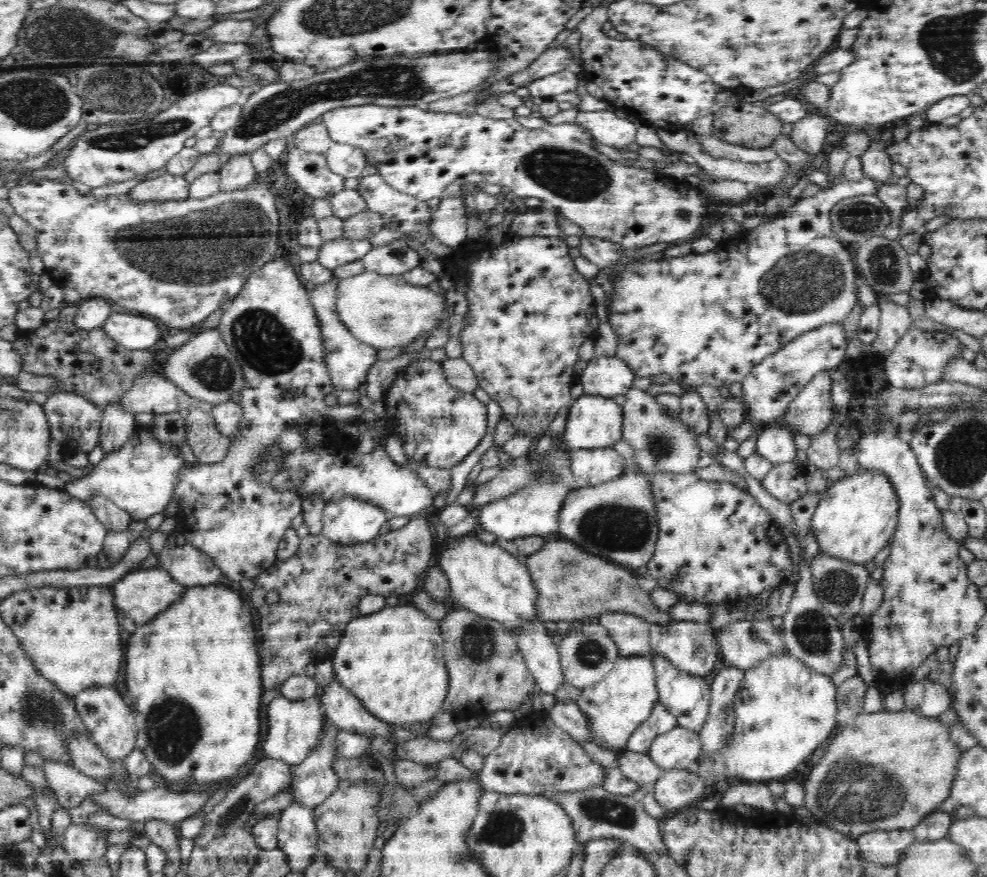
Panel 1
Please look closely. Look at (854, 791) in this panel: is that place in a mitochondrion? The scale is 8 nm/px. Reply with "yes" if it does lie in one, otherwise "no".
yes

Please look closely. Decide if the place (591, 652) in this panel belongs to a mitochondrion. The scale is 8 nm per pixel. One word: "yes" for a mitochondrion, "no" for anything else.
yes

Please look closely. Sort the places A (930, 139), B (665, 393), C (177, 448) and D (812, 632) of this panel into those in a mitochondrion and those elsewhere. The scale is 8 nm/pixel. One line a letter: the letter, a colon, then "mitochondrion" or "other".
A: other
B: other
C: other
D: mitochondrion

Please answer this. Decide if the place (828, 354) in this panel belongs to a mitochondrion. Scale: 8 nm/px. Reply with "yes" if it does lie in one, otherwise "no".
no

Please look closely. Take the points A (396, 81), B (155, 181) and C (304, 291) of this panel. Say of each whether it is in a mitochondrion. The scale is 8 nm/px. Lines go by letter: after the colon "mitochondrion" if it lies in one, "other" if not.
A: mitochondrion
B: other
C: other

